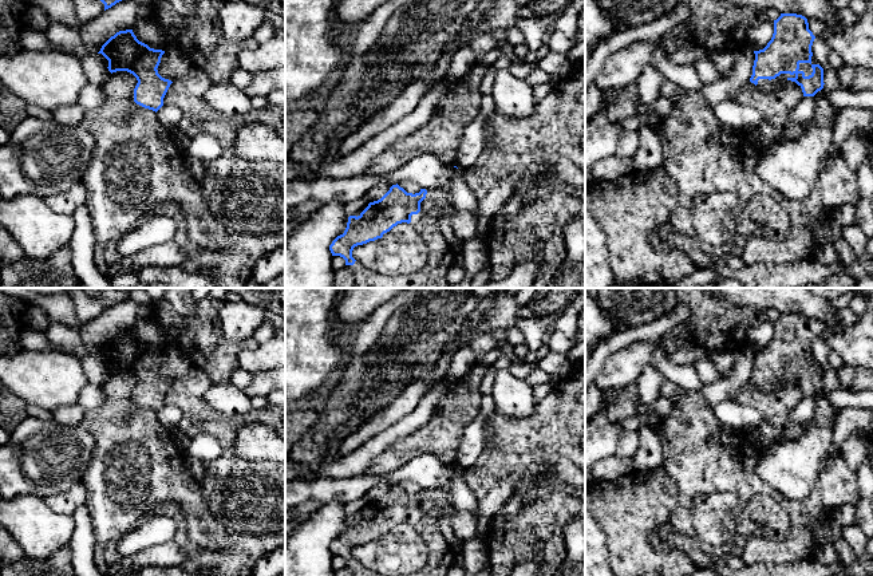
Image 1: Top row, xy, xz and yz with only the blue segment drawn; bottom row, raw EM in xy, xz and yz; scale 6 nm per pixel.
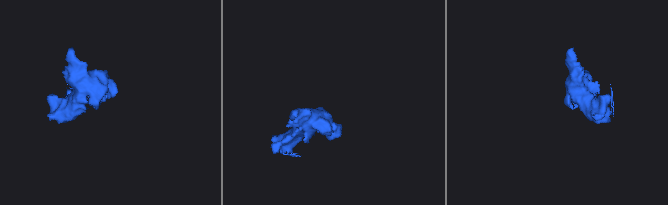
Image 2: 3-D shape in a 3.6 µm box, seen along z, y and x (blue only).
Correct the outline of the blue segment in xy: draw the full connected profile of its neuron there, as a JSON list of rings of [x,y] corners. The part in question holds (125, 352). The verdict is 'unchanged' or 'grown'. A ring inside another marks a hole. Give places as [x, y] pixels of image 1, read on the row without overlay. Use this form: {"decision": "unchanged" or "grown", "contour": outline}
{"decision": "unchanged", "contour": [[[133,330],[119,331],[100,348],[108,360],[108,371],[127,371],[138,383],[134,388],[134,402],[145,409],[158,411],[163,406],[163,398],[173,383],[158,374],[162,350],[150,348],[139,342]]]}

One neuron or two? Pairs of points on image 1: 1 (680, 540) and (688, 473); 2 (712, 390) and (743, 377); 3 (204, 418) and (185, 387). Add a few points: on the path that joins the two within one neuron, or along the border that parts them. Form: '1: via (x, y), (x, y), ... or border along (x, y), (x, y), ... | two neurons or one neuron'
1: border along (670, 523), (675, 531), (692, 537), (706, 552) | two neurons
2: via (721, 390), (735, 378) | one neuron
3: via (197, 410), (189, 395) | one neuron

